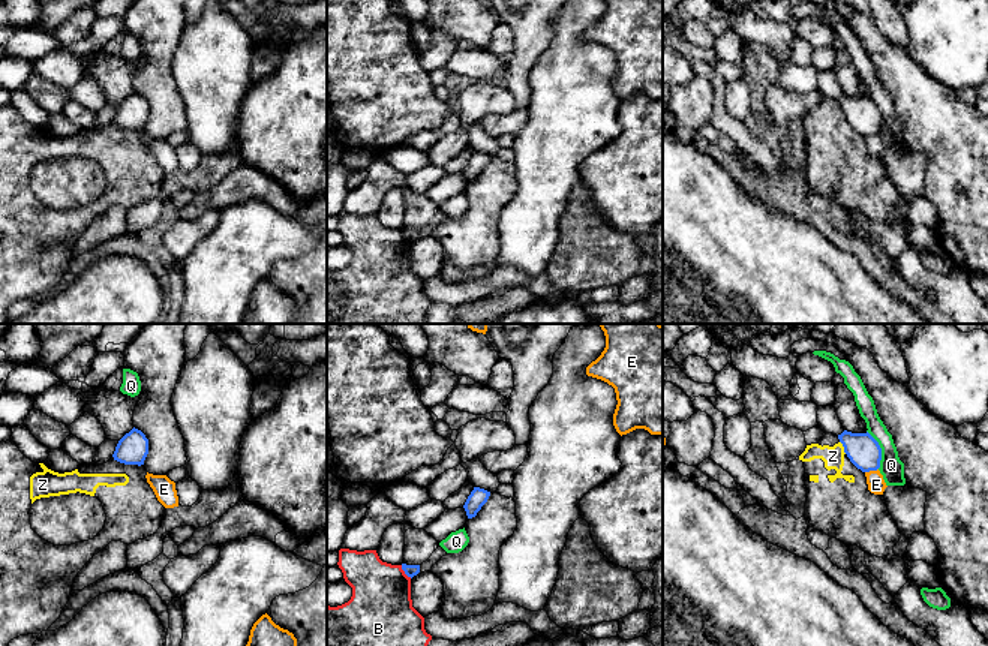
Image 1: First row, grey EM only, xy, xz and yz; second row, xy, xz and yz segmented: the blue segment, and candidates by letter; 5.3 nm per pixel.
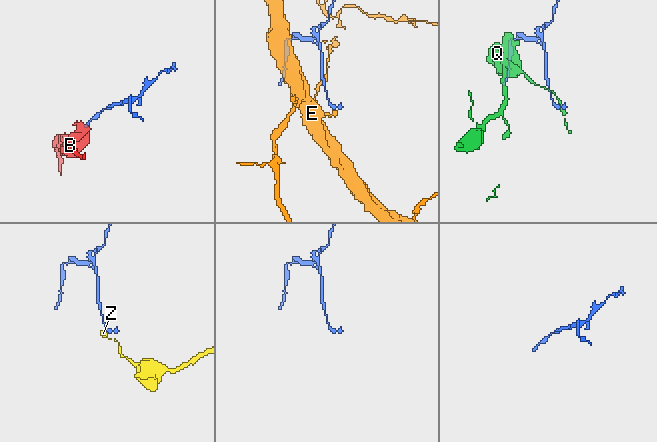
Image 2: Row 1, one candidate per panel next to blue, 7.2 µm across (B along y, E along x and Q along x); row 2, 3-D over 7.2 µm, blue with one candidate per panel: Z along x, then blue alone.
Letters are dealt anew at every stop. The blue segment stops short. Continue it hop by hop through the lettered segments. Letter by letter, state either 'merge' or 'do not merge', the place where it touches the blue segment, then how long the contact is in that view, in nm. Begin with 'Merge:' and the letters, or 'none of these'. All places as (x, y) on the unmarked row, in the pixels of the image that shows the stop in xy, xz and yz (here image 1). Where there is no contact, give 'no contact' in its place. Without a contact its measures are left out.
Merge: none of these
B: do not merge | xz (405, 237) | 90 nm
E: do not merge | yz (871, 134) | 80 nm
Q: do not merge | yz (880, 114) | 220 nm
Z: do not merge | yz (843, 110) | 80 nm

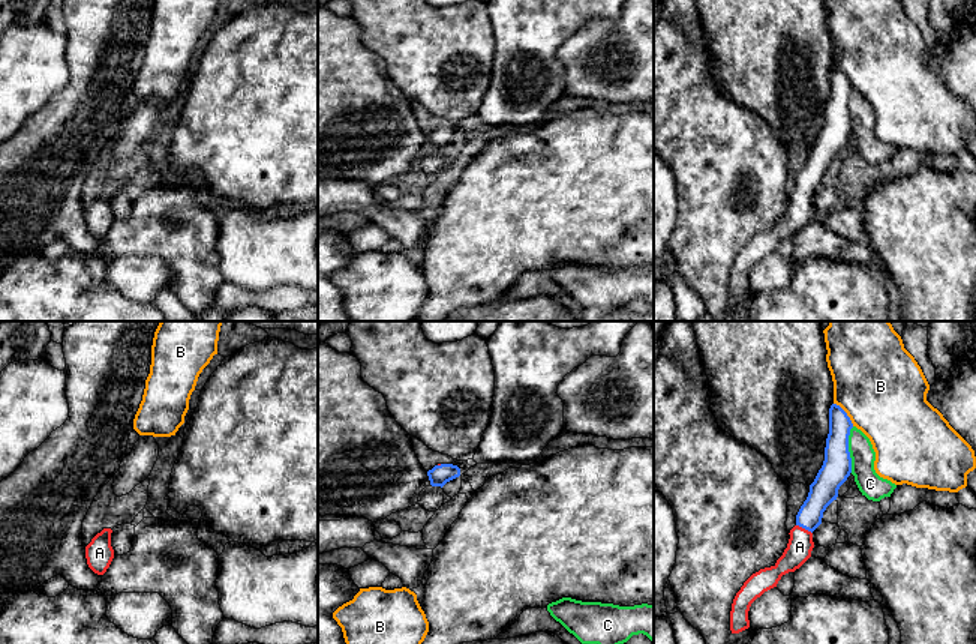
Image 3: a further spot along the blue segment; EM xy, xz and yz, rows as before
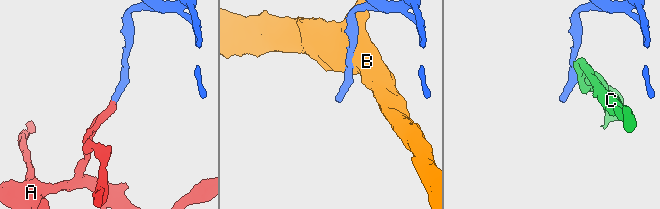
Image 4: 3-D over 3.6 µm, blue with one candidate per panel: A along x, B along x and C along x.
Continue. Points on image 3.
Merge: A
A: merge | yz (804, 191) | 100 nm
B: do not merge | yz (846, 77) | 170 nm
C: do not merge | yz (847, 113) | 240 nm

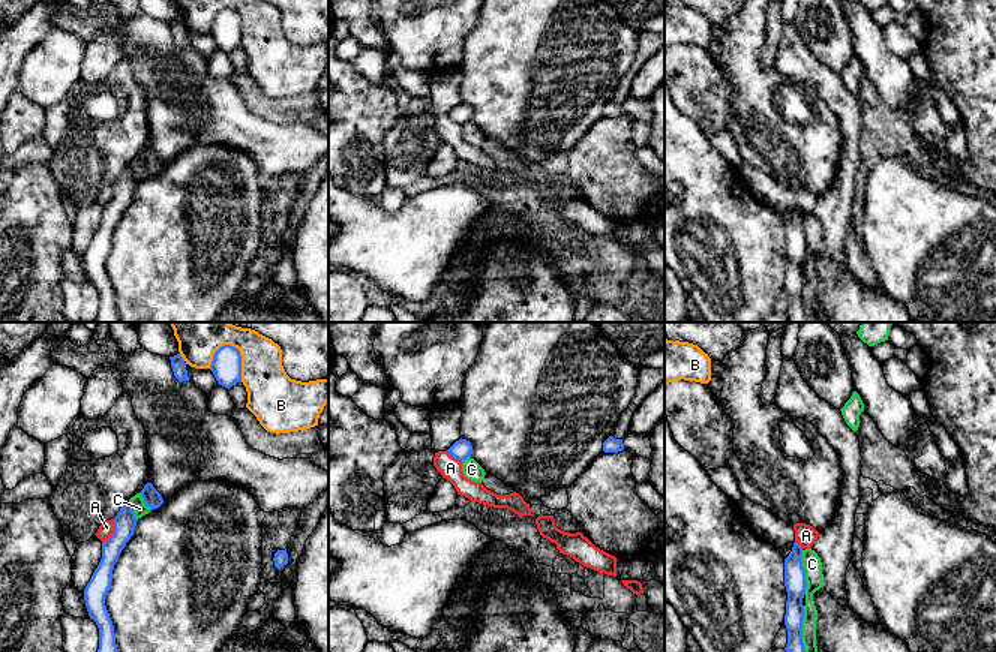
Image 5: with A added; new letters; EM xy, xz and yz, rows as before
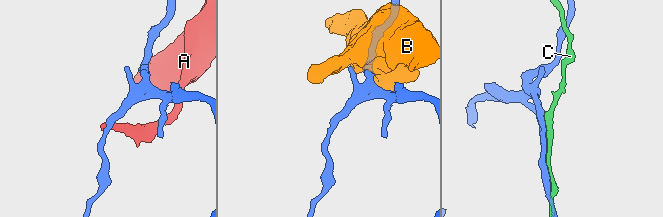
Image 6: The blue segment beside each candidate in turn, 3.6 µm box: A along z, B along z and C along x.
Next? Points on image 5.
Merge: none of these
A: do not merge | xy (114, 195) | 150 nm
B: do not merge | xy (240, 21) | 240 nm
C: do not merge | yz (801, 296) | 280 nm

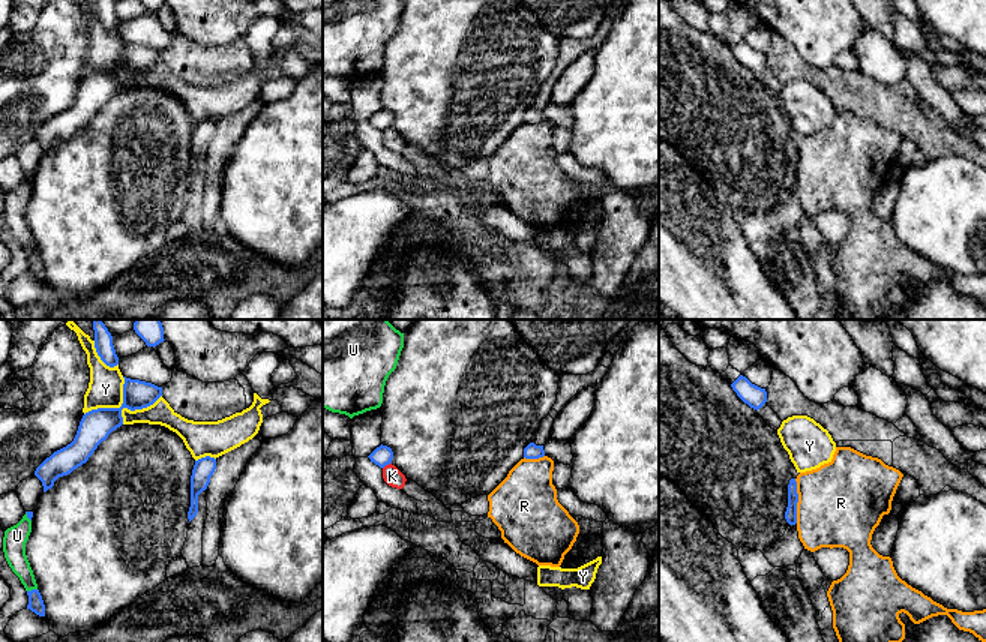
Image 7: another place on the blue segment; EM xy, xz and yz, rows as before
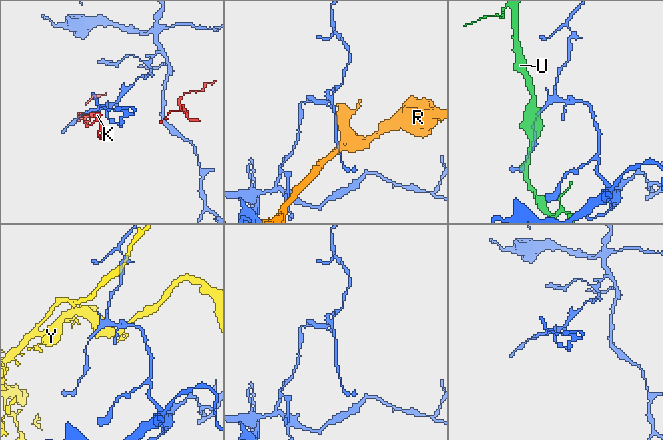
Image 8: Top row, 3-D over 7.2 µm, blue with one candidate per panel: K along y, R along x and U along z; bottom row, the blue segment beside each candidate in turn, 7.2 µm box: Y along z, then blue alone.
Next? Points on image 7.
Merge: none of these
K: do not merge | xz (386, 128) | 60 nm
R: do not merge | yz (797, 165) | 240 nm
U: do not merge | xy (32, 254) | 60 nm
Y: do not merge | xy (122, 72) | 420 nm

